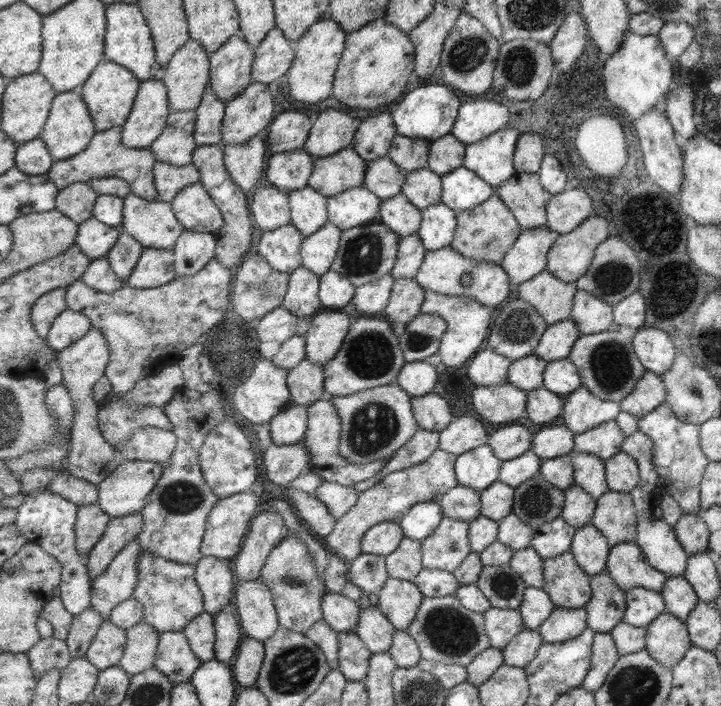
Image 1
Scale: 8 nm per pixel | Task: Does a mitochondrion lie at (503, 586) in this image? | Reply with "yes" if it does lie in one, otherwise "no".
yes

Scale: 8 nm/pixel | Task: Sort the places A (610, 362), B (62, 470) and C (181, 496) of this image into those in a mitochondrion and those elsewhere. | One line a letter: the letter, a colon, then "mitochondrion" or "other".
A: mitochondrion
B: other
C: mitochondrion

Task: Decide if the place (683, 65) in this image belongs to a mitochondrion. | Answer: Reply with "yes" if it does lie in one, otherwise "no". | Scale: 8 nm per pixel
no

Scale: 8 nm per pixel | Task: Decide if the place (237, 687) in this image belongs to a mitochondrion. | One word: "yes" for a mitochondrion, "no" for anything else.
no

